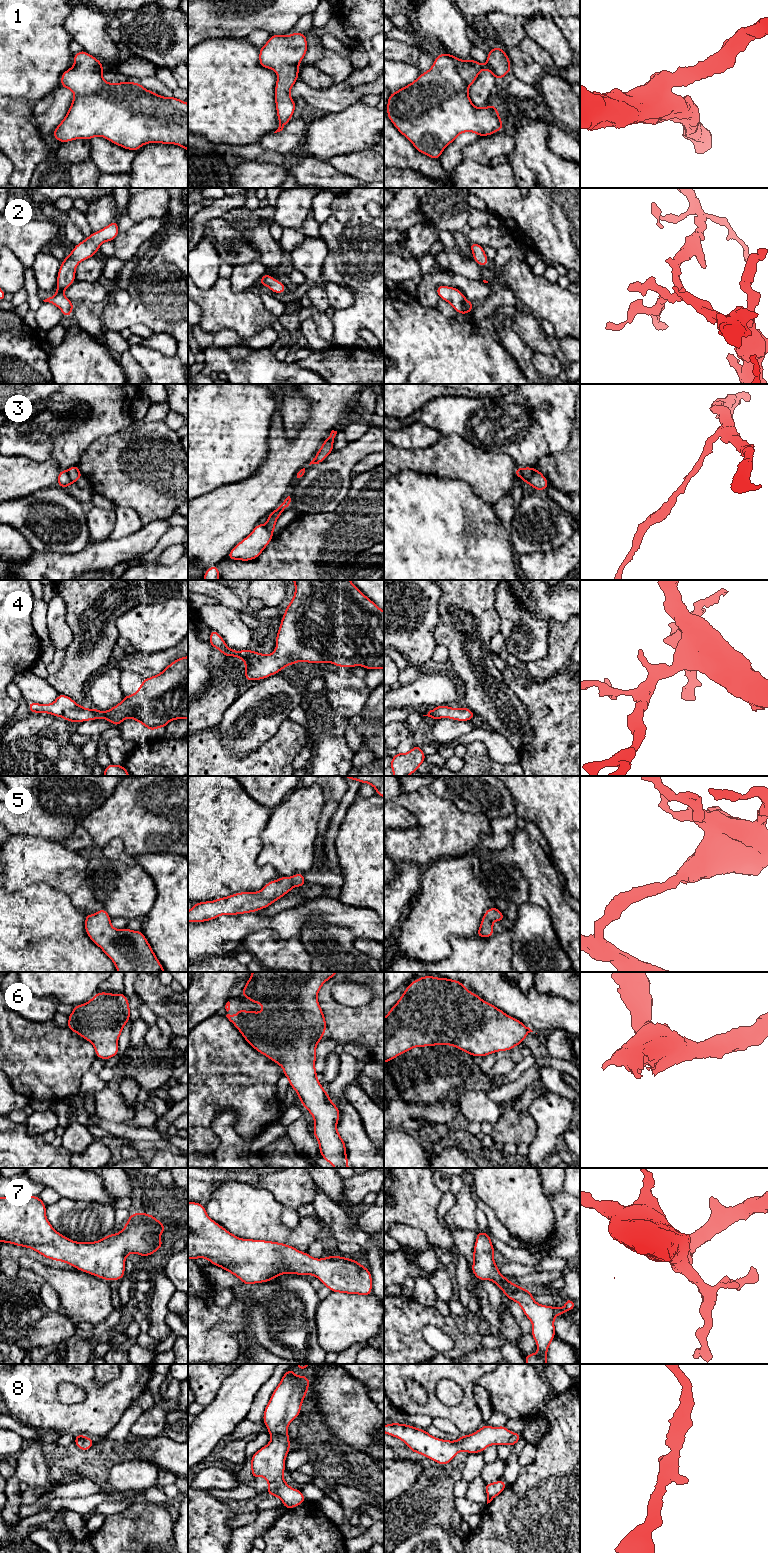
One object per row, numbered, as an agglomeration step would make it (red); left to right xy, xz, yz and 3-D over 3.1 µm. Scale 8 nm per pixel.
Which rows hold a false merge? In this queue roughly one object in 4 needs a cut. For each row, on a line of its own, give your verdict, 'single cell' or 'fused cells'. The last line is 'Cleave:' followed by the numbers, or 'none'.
1: single cell
2: single cell
3: fused cells
4: single cell
5: single cell
6: single cell
7: single cell
8: single cell
Cleave: 3

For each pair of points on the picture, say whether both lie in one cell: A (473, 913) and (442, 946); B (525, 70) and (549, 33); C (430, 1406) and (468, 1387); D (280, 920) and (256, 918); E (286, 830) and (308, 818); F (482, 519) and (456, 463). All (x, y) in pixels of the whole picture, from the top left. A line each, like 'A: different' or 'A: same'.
A: same
B: different
C: same
D: same
E: same
F: different

